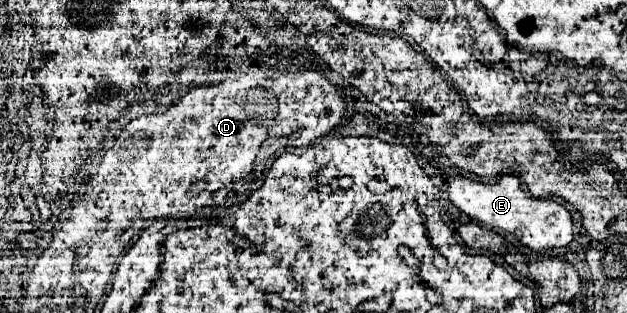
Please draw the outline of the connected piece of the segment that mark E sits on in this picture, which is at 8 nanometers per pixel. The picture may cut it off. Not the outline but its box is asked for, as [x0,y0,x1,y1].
[450,176,572,252]

